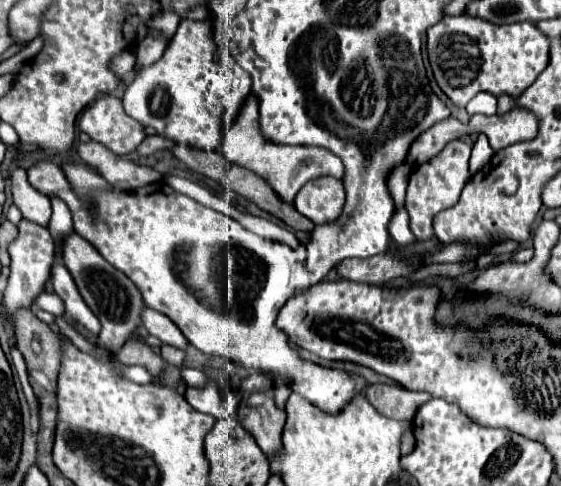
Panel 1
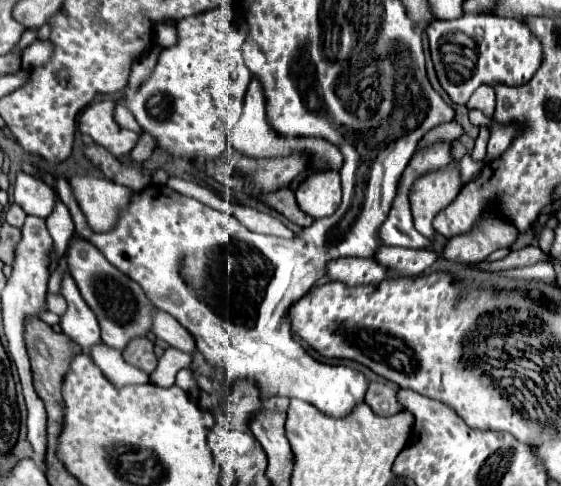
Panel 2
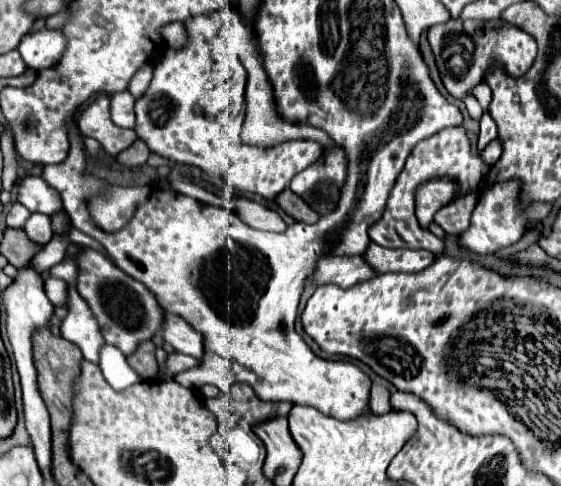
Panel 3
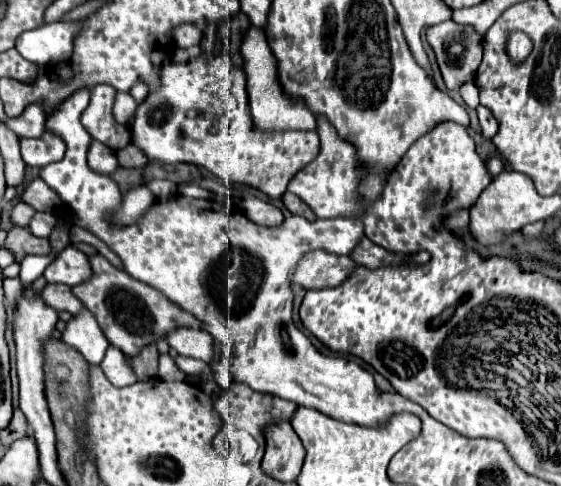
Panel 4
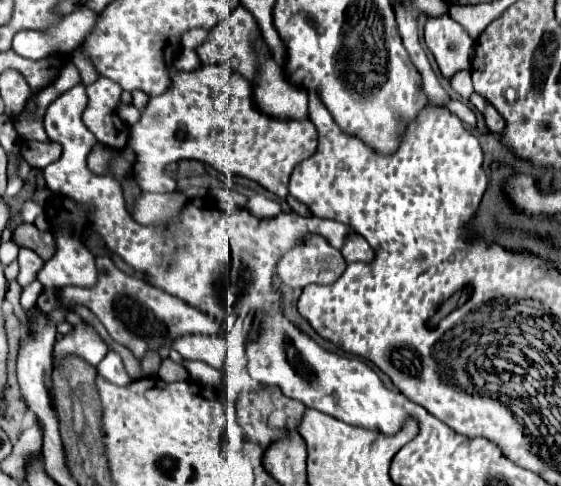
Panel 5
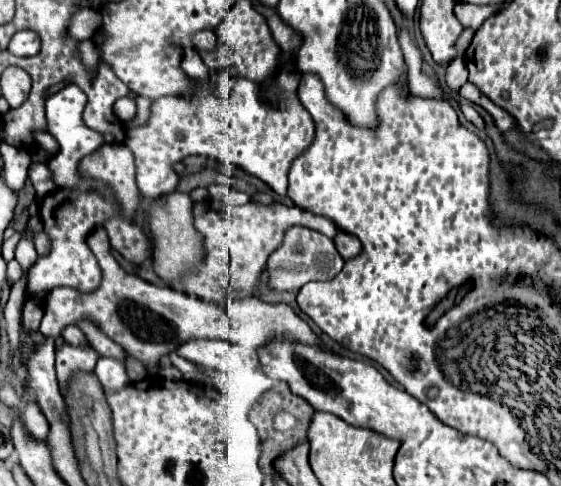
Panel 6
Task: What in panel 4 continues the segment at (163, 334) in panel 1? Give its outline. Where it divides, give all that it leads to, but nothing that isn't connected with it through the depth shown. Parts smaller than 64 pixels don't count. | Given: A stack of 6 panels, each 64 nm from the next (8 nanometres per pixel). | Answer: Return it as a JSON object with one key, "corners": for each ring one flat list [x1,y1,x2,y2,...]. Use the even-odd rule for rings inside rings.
{"corners":[[176,328,166,336,166,340,182,356,198,358,208,364,216,360,216,342,212,336,208,336,208,332,200,328]]}

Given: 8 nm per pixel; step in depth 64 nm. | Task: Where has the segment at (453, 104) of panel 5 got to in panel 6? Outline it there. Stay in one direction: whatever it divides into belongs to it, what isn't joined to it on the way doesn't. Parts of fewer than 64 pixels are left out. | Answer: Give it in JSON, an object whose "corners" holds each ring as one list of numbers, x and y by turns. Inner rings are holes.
{"corners":[[462,102,460,104,460,110,464,112,464,118,468,120,468,122,472,122,476,128,480,128,480,130,484,130,484,122,482,122,482,118,480,118,480,114,470,106,470,104,466,104,466,102]]}

